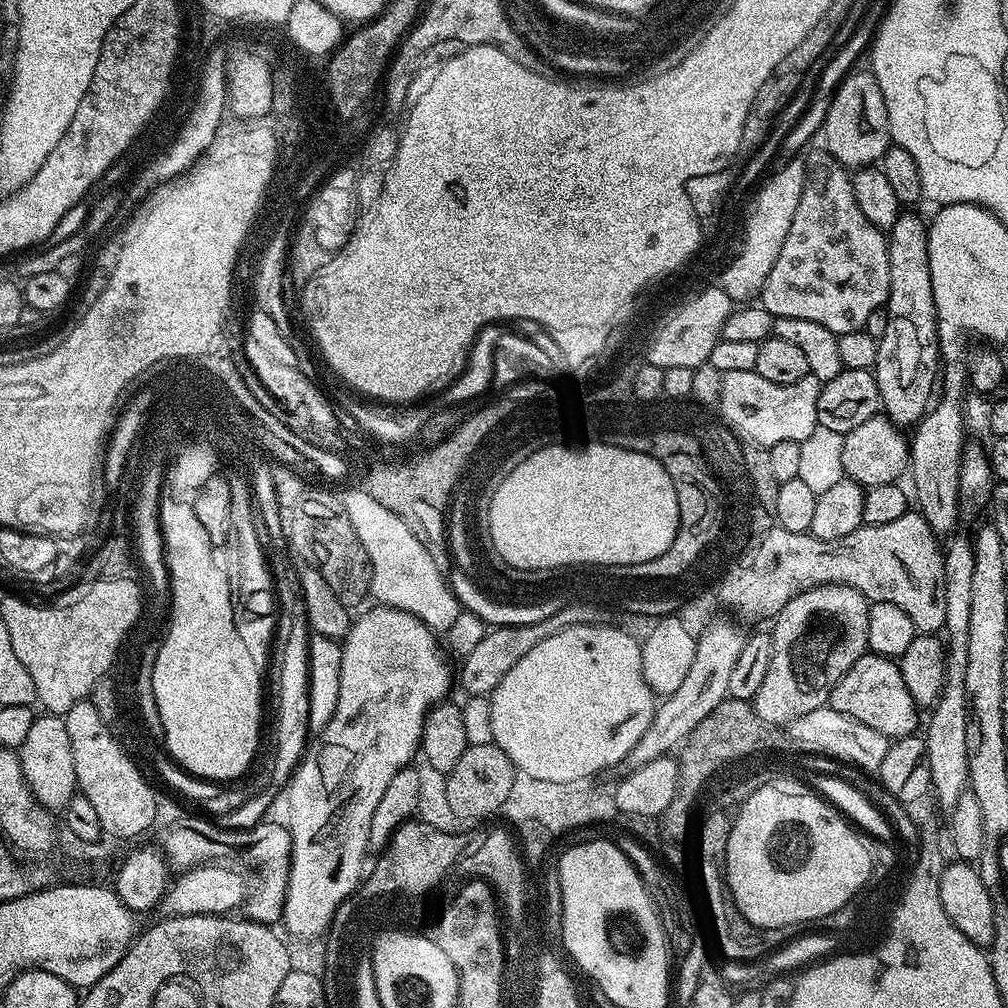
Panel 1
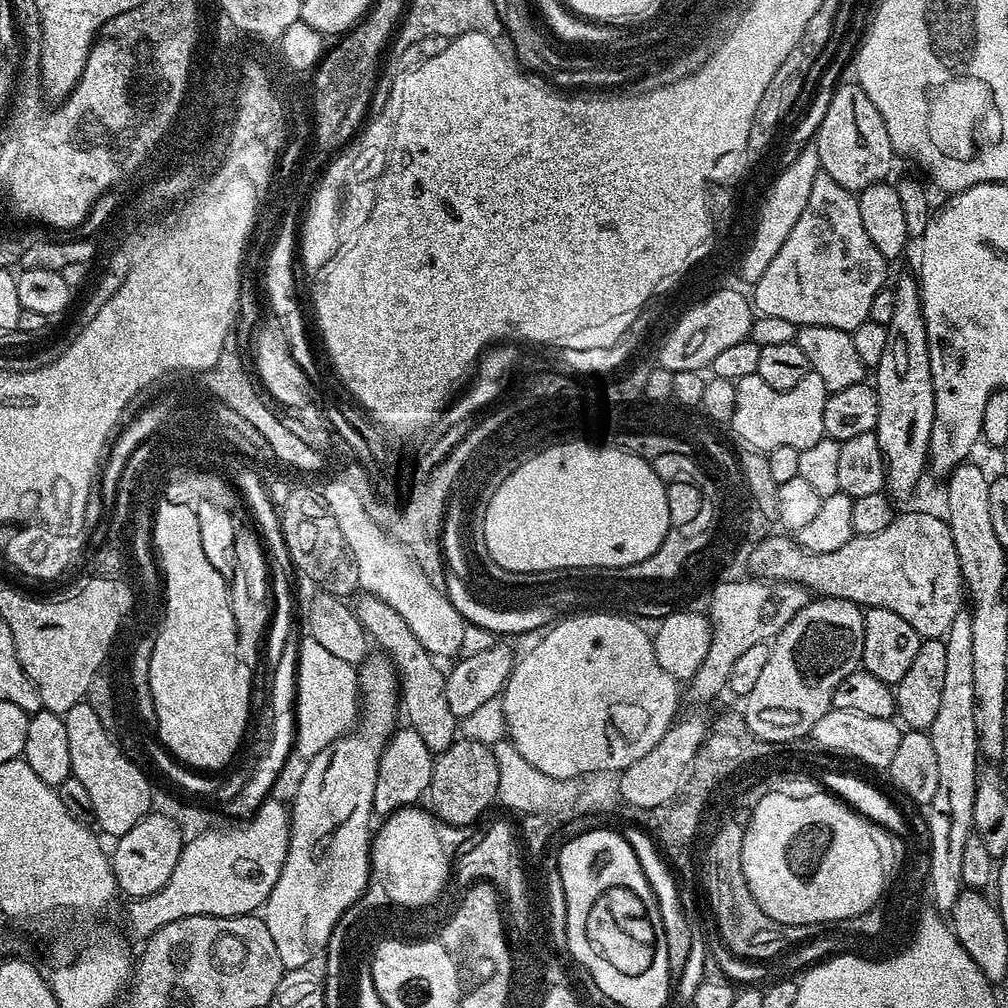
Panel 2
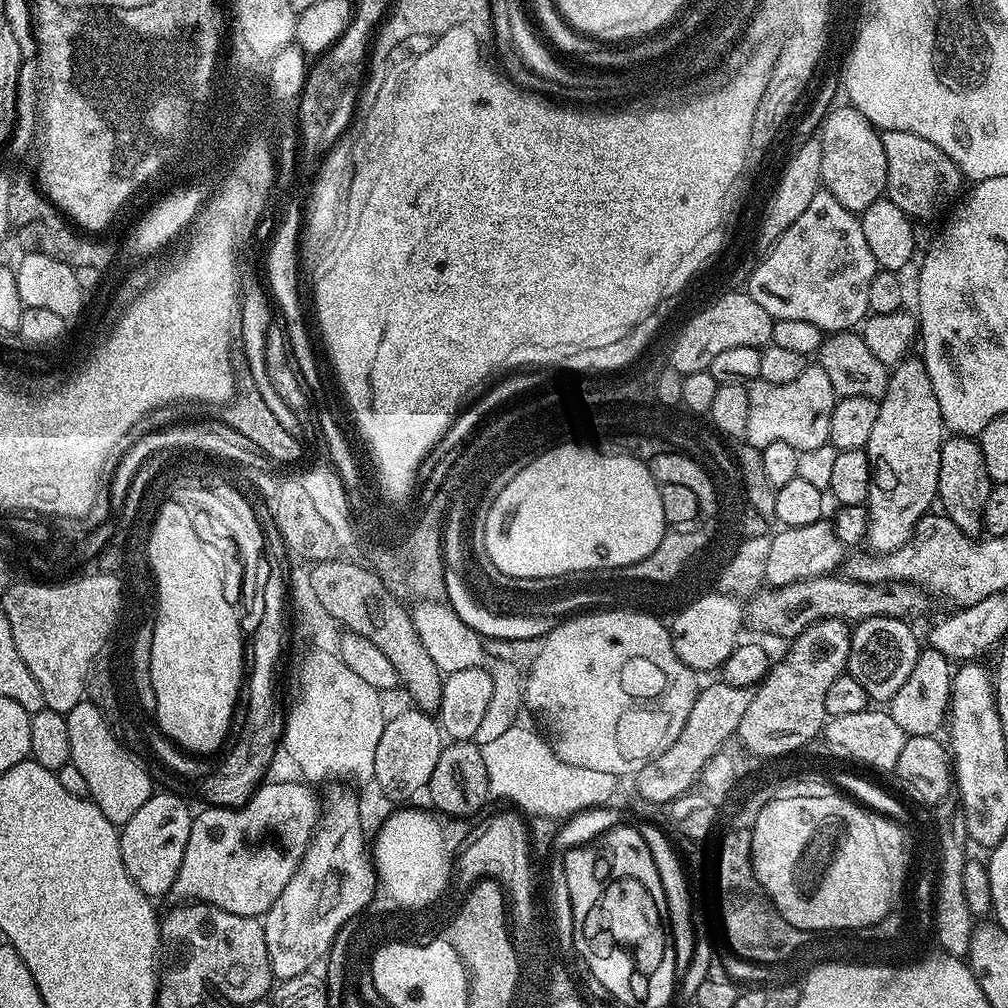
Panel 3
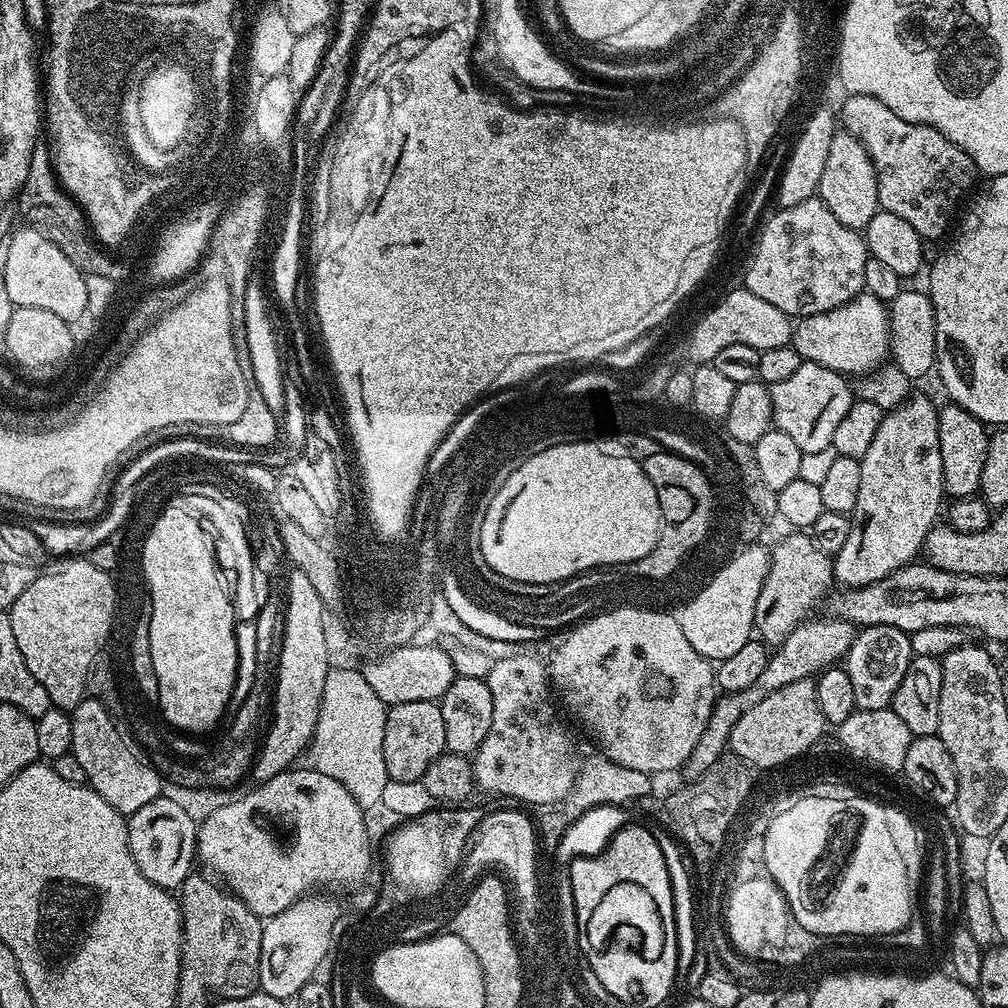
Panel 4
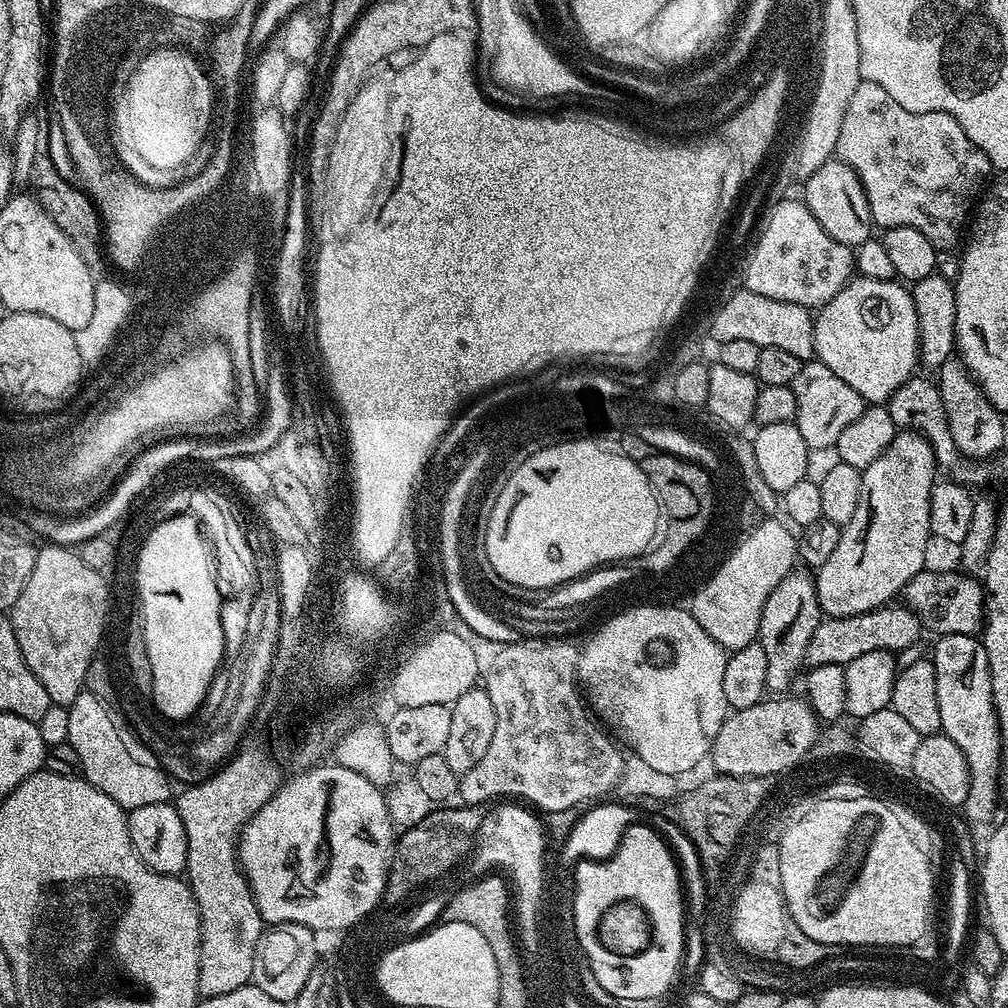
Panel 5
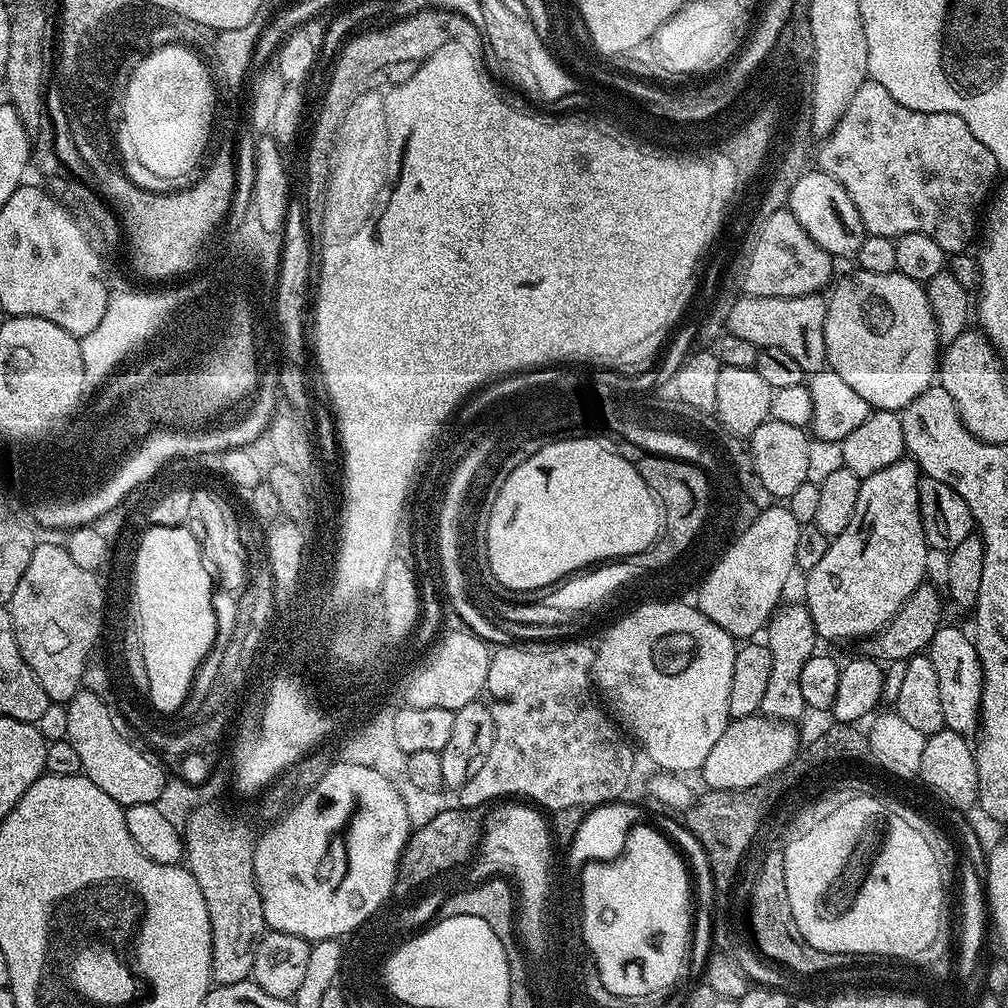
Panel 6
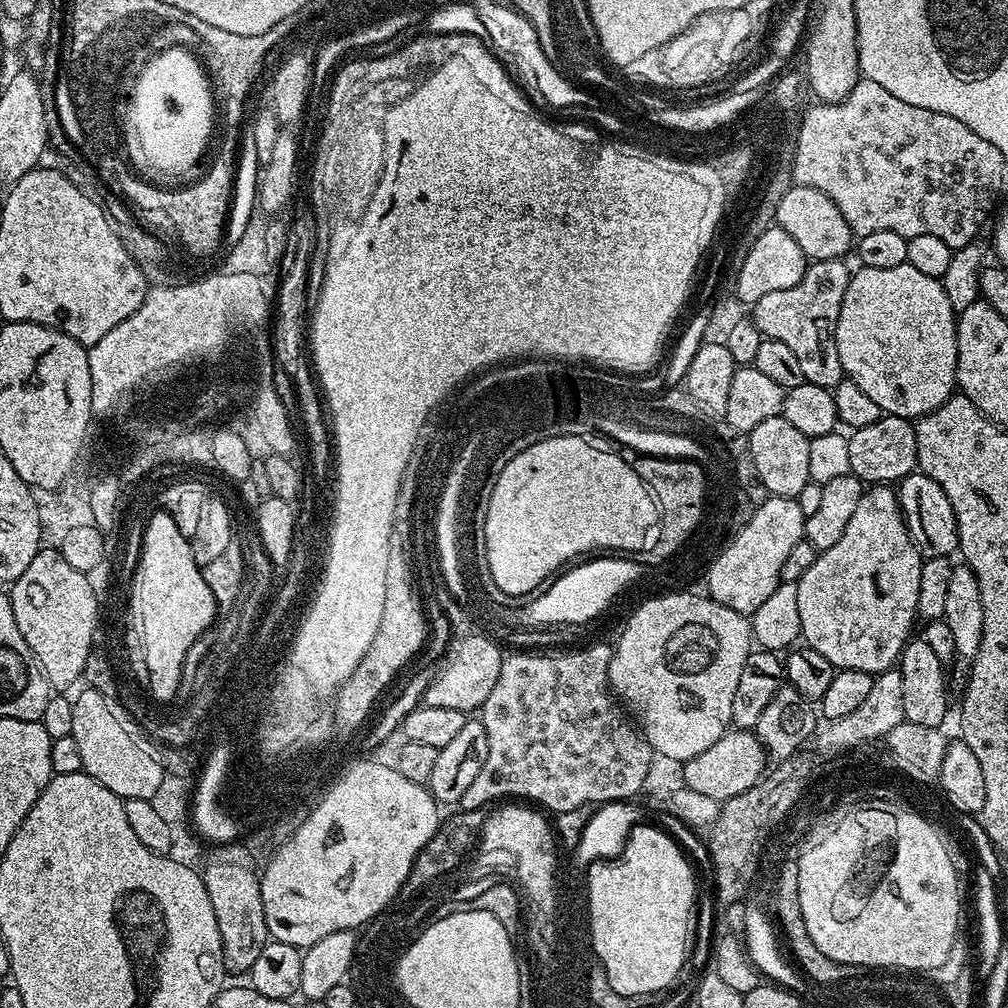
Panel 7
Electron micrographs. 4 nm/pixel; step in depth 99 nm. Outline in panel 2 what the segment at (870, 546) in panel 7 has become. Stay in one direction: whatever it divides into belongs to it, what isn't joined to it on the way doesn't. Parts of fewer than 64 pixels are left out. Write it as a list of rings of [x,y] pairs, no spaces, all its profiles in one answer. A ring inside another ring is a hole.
[[[904,276],[894,284],[894,318],[886,325],[886,350],[882,362],[874,370],[874,387],[878,394],[878,422],[875,426],[878,446],[884,455],[884,482],[893,501],[904,500],[916,488],[920,475],[928,468],[928,443],[934,426],[934,386],[930,374],[930,350],[926,342],[926,322],[920,305],[920,285],[917,277]]]

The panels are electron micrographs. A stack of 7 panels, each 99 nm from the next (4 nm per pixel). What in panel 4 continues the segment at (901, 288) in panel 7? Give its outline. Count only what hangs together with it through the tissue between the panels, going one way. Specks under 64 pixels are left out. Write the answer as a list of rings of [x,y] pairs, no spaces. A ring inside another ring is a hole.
[[[863,291],[840,308],[799,317],[792,329],[790,347],[800,355],[801,361],[809,360],[841,374],[867,374],[889,359],[888,314],[885,301]]]

